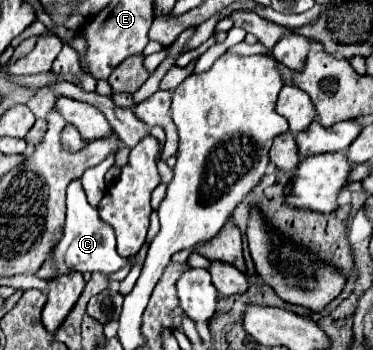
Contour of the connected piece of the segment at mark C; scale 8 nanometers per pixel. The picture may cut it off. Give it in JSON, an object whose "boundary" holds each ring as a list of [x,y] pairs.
{"boundary":[[[72,180],[68,186],[68,212],[66,212],[66,224],[64,224],[64,236],[54,248],[54,254],[44,262],[44,266],[36,272],[38,278],[50,280],[62,272],[78,270],[78,272],[102,272],[112,274],[118,272],[128,264],[128,258],[122,258],[116,252],[116,238],[112,232],[112,226],[108,226],[98,210],[88,204],[84,188],[80,180]]]}

